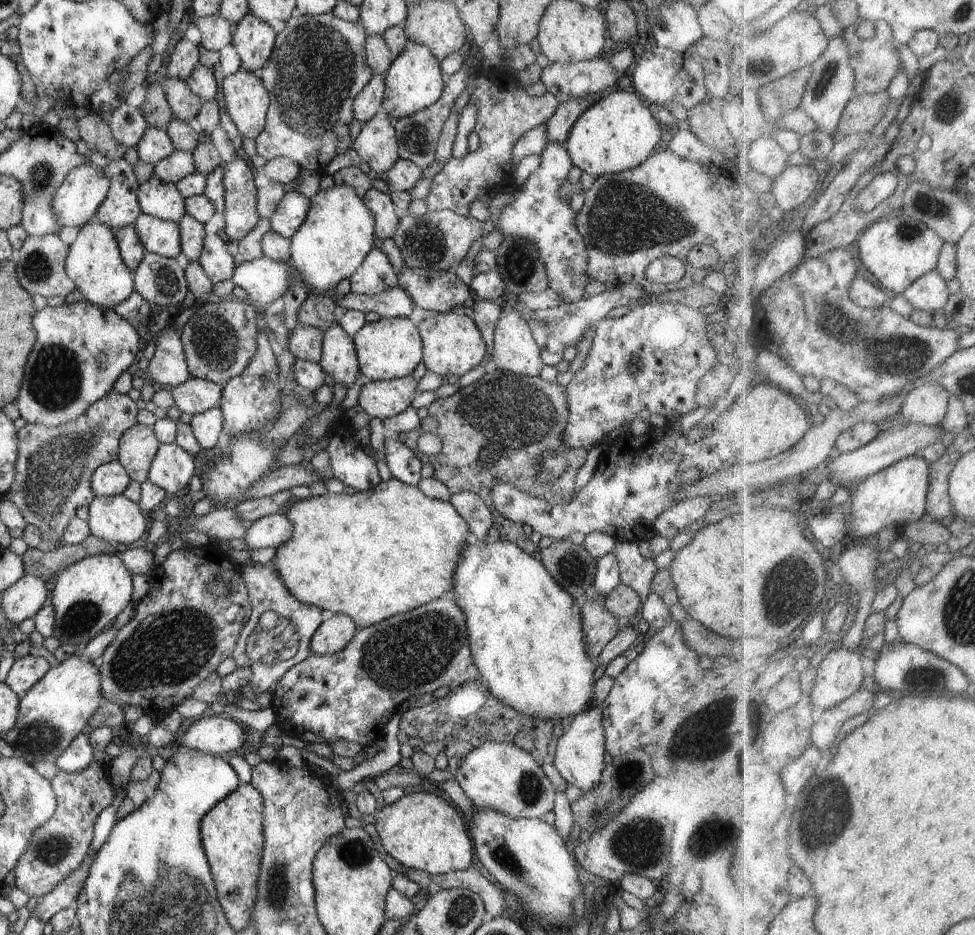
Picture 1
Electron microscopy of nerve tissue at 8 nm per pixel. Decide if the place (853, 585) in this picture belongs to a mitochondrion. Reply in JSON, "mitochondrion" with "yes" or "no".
{"mitochondrion":"no"}

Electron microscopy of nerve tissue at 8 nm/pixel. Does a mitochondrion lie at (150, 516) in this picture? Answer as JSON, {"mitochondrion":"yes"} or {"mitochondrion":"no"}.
{"mitochondrion":"no"}

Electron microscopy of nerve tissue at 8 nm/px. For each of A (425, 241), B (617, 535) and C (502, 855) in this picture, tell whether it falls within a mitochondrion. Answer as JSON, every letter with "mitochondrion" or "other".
{"A":"mitochondrion","B":"other","C":"mitochondrion"}

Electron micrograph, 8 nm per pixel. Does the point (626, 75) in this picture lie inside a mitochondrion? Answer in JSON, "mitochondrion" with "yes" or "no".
{"mitochondrion":"no"}

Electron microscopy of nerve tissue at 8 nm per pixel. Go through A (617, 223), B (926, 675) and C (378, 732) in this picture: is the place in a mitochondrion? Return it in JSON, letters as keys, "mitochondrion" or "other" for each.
{"A":"mitochondrion","B":"mitochondrion","C":"other"}

